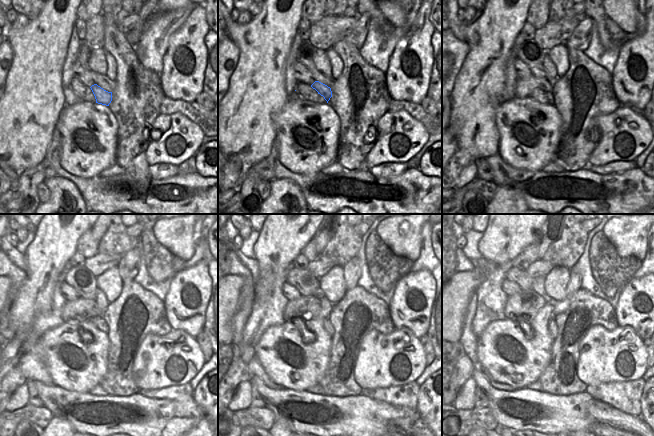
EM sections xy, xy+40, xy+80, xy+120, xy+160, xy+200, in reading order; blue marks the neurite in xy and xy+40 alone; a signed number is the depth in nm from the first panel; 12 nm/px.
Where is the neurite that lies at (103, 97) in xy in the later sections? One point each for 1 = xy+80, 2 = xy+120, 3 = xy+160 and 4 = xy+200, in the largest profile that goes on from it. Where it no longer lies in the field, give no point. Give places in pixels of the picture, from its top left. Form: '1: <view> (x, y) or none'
1: xy+80 (523, 88)
2: xy+120 (81, 309)
3: xy+160 (305, 308)
4: xy+200 (525, 305)

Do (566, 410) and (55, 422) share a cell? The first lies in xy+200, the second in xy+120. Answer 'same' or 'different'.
different

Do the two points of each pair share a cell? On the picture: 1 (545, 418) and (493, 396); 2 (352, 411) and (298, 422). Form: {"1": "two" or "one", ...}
{"1": "one", "2": "one"}

